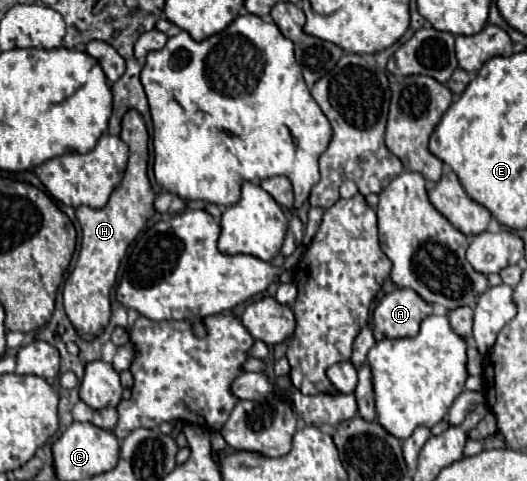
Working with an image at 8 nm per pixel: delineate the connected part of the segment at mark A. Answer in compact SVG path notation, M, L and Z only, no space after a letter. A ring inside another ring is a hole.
M393 290L393 292L385 294L379 300L379 304L375 306L375 310L371 314L373 336L375 336L375 340L383 340L383 336L385 338L409 338L409 336L417 336L421 320L425 320L431 314L433 314L431 304L421 300L413 290Z

